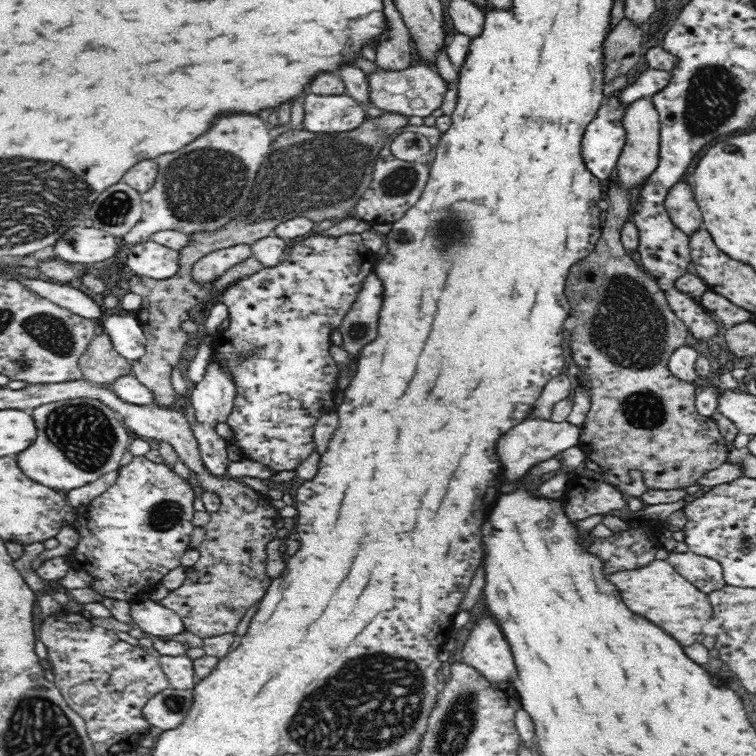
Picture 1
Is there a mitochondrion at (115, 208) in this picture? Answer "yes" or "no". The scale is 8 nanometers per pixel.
yes

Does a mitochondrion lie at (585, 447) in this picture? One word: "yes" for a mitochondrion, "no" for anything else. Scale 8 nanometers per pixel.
no

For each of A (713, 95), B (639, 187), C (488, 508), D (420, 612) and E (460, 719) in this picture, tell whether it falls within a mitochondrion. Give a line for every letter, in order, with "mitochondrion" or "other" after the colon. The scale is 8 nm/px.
A: mitochondrion
B: other
C: other
D: other
E: mitochondrion

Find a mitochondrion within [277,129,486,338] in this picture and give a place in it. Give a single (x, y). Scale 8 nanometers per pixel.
(399, 182)

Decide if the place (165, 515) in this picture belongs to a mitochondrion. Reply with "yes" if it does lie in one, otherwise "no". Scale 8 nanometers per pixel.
yes

